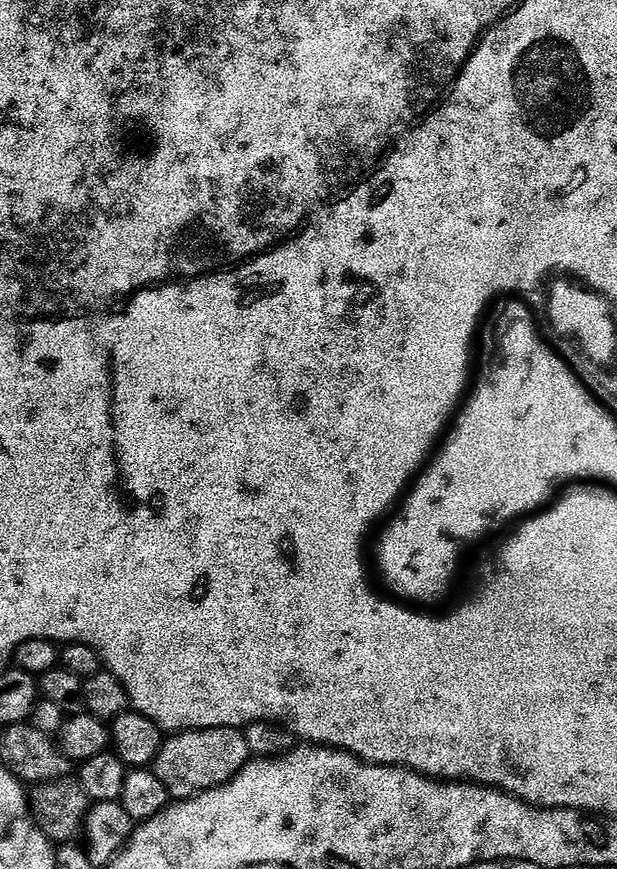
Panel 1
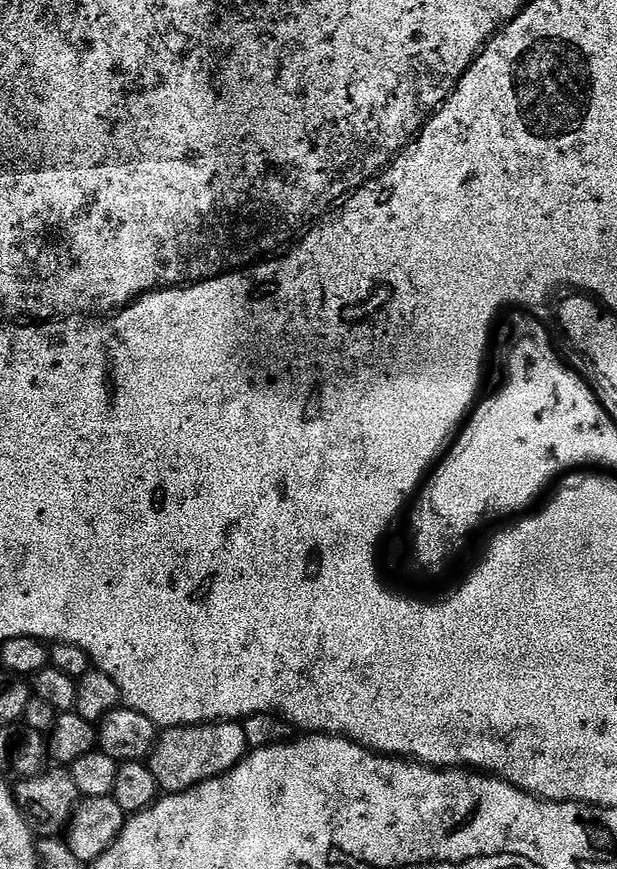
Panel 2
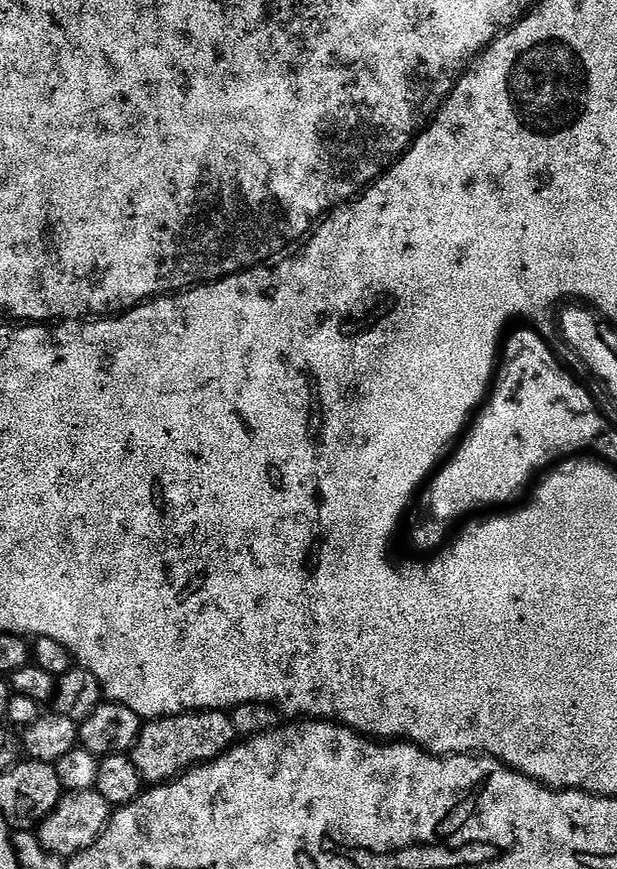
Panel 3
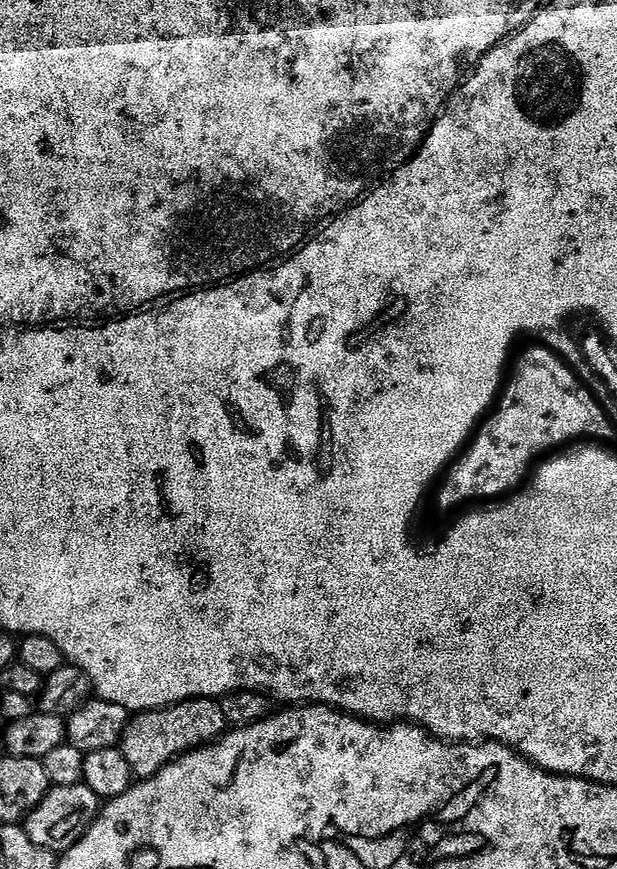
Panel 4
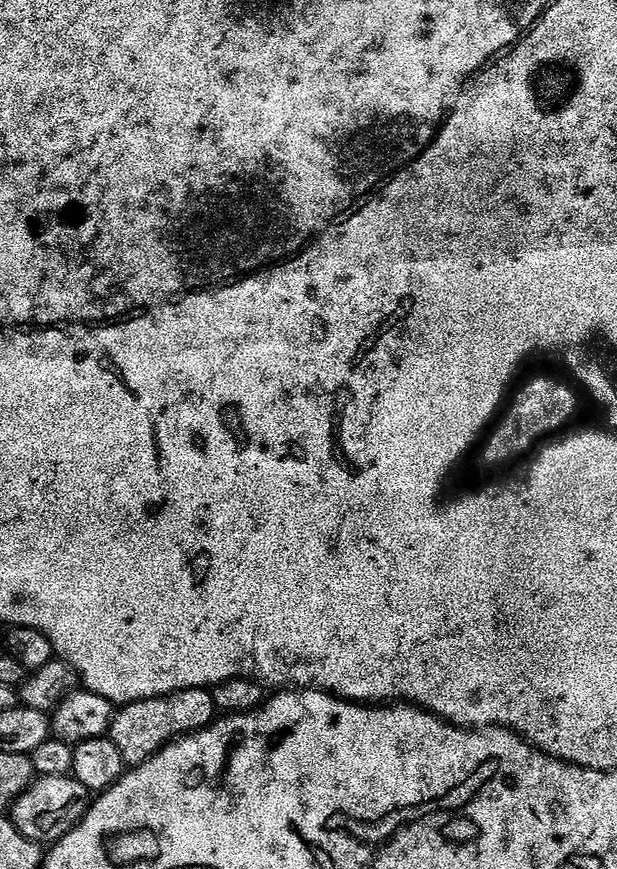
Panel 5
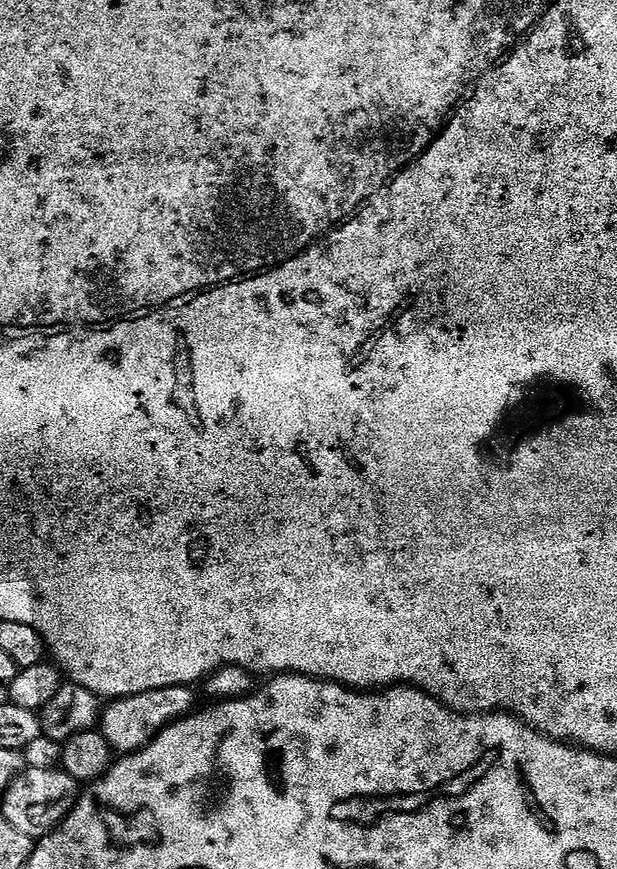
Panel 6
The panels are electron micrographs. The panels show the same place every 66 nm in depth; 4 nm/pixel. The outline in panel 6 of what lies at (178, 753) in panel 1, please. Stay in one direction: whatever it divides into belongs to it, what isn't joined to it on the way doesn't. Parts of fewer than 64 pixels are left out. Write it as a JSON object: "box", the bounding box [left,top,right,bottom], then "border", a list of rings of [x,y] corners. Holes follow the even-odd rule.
{"box":[98,686,197,753],"border":[[[176,686],[113,699],[109,703],[112,705],[103,709],[98,730],[106,738],[106,742],[110,742],[113,753],[140,752],[160,735],[163,728],[169,728],[176,721],[197,711],[196,691],[192,686]]]}

